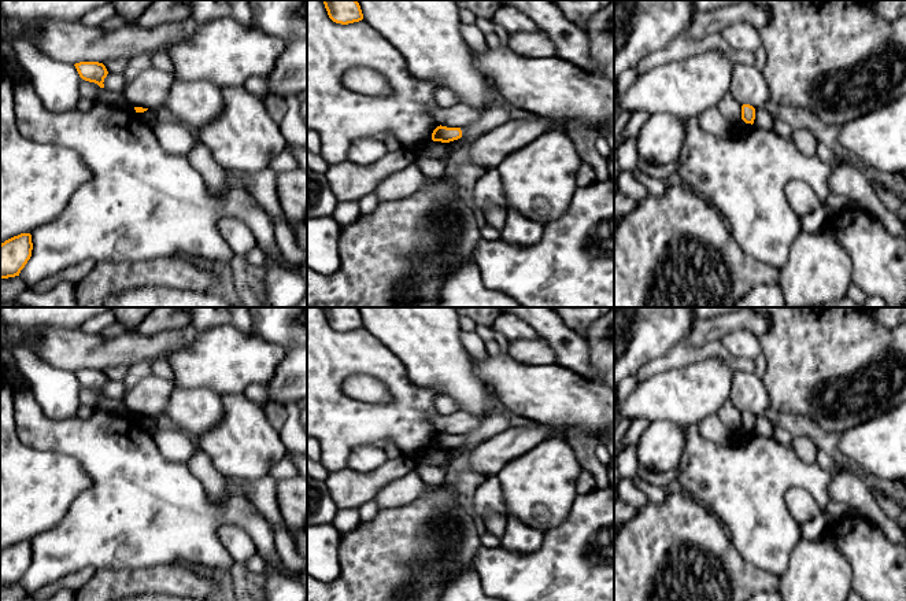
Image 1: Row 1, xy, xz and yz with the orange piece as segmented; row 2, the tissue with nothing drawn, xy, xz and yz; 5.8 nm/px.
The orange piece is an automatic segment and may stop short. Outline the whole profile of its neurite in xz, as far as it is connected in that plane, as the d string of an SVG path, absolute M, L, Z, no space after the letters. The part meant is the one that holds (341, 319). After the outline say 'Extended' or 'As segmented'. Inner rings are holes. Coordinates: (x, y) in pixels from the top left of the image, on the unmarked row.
M323 307L329 325L341 332L363 327L360 313L356 307Z. As segmented

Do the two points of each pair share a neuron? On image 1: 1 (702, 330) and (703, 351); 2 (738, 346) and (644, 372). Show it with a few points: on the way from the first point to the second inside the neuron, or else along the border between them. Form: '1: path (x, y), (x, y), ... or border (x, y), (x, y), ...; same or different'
1: border (686, 338), (692, 346), (705, 346), (720, 340); different
2: border (720, 342), (733, 356), (746, 357), (753, 361); different

